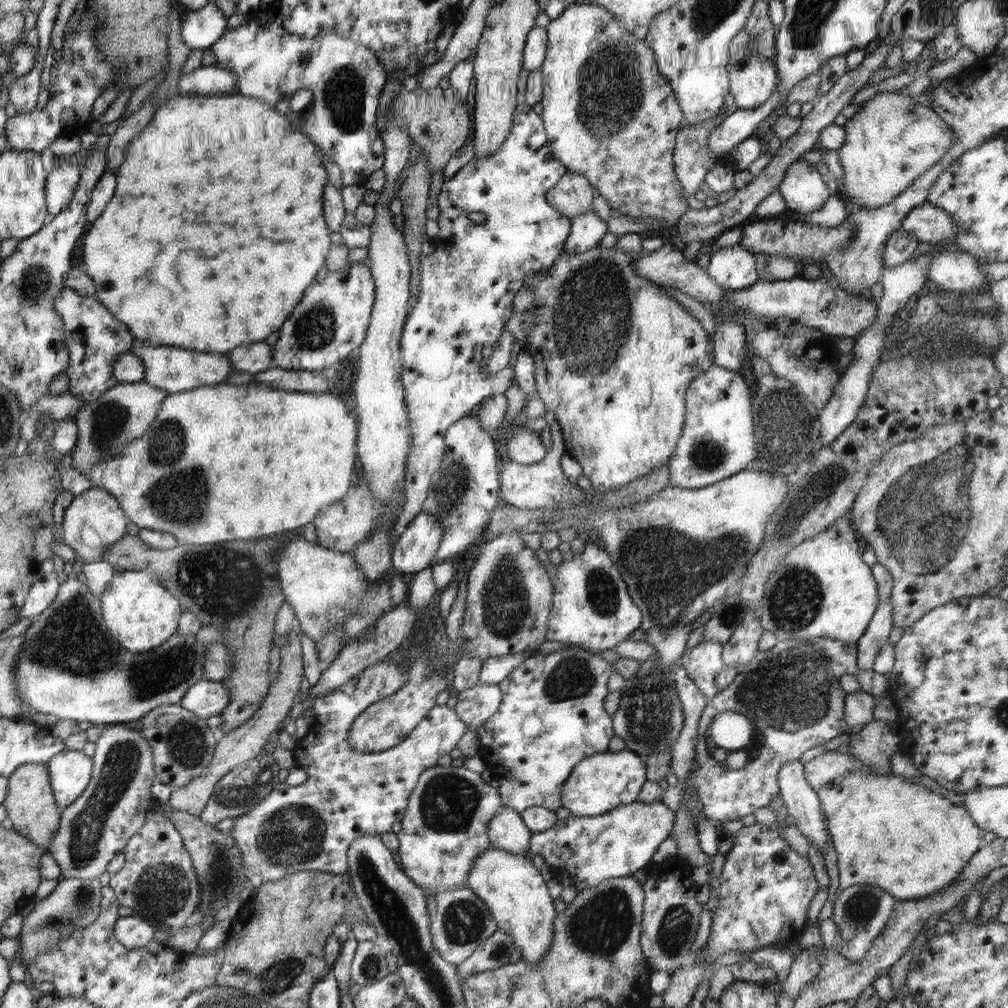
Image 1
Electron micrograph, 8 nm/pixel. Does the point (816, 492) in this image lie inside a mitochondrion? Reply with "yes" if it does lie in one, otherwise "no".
yes

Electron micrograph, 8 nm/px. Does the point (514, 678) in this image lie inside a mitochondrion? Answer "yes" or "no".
no

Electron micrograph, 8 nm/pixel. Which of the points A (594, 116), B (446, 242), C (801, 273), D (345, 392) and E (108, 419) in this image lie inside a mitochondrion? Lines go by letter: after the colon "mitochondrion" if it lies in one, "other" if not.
A: mitochondrion
B: other
C: other
D: other
E: mitochondrion

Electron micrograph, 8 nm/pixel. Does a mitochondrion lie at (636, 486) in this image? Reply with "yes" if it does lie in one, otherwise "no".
no

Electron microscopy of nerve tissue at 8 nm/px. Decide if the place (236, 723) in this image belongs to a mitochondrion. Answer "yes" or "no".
no

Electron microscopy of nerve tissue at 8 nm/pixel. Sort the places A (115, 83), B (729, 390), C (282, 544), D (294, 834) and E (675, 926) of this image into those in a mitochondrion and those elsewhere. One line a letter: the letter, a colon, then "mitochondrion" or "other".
A: other
B: other
C: other
D: mitochondrion
E: mitochondrion

